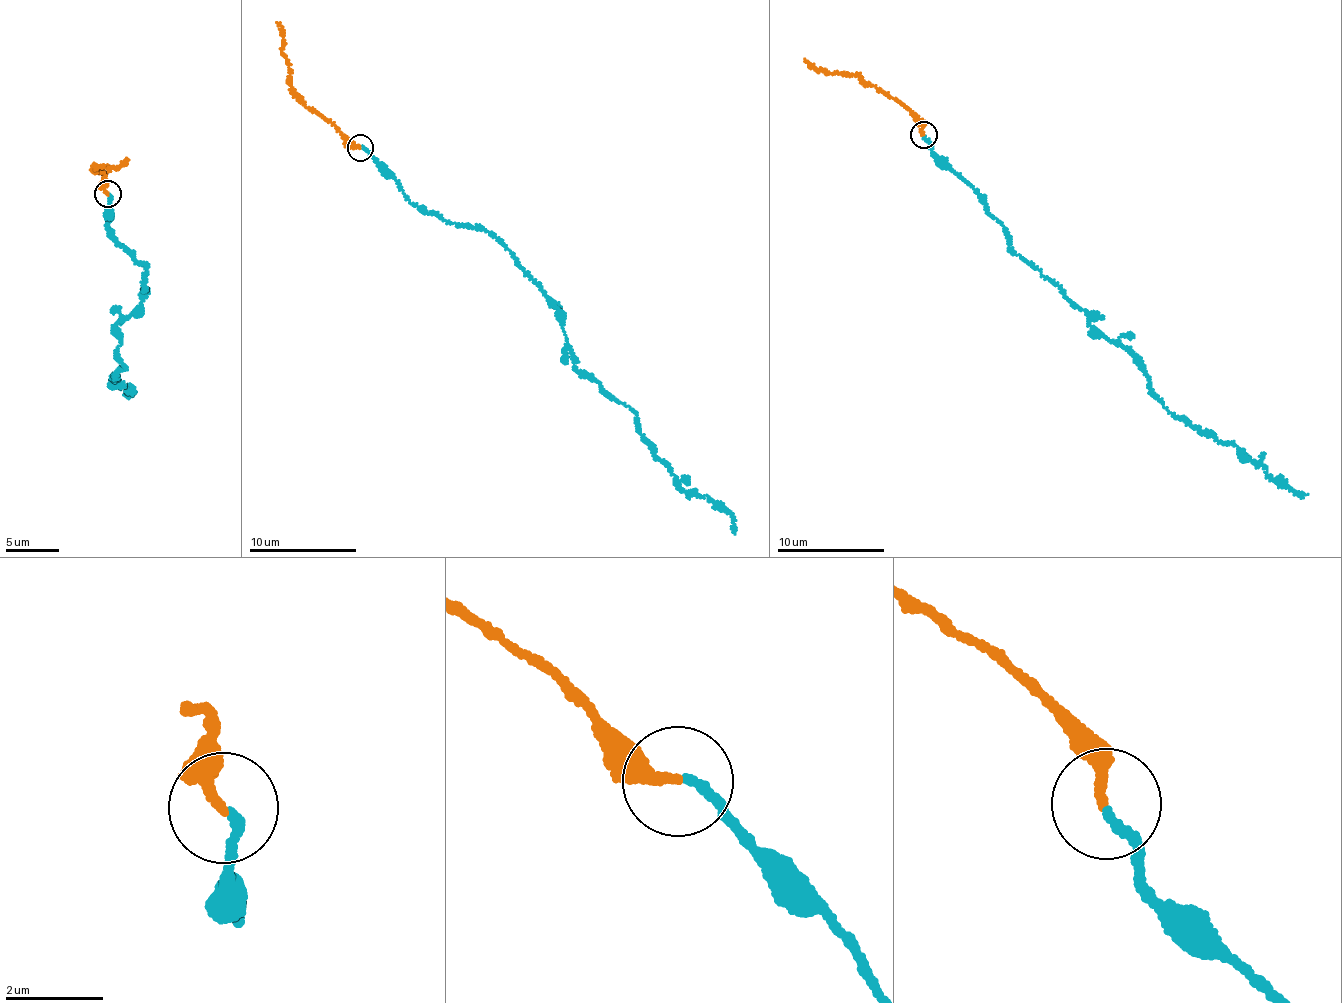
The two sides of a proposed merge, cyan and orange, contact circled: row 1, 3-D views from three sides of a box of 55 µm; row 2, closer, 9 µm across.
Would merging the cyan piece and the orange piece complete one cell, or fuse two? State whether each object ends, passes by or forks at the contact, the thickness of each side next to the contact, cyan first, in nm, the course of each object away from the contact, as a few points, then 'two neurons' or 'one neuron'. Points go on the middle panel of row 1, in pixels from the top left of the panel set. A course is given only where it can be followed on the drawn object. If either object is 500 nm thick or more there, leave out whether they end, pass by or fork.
cyan ends there; orange ends there; 190 nm thick on the cyan side, 240 nm on the other; cyan runs (362, 148), (419, 207), (507, 249), (553, 305), (575, 366), (637, 415), (678, 485), (730, 516), (735, 534); orange runs (360, 148), (349, 143), (293, 90), (289, 60), (281, 49), (276, 22); two neurons

